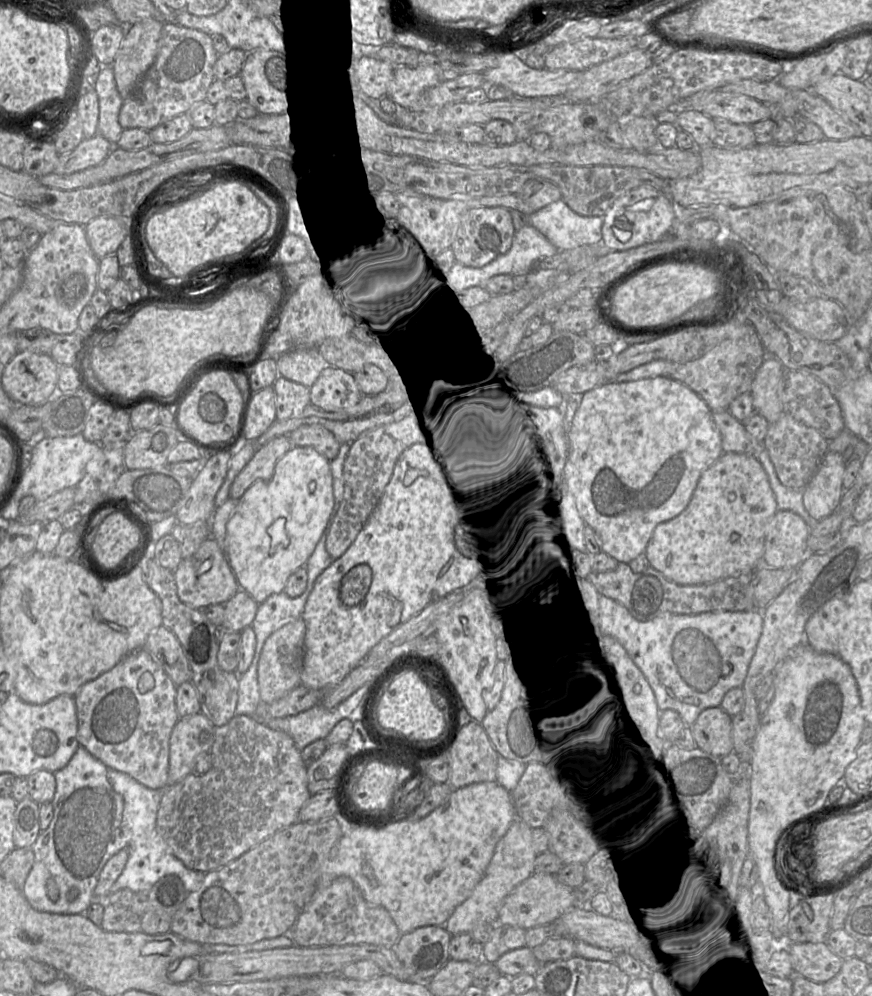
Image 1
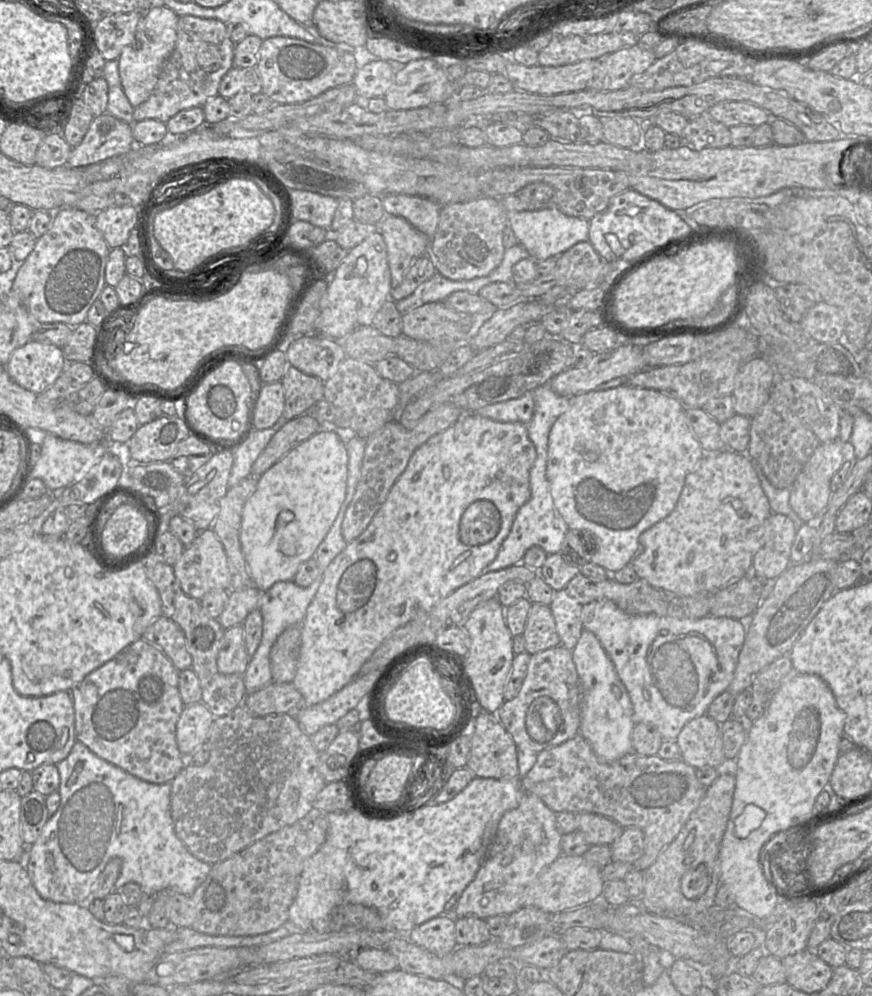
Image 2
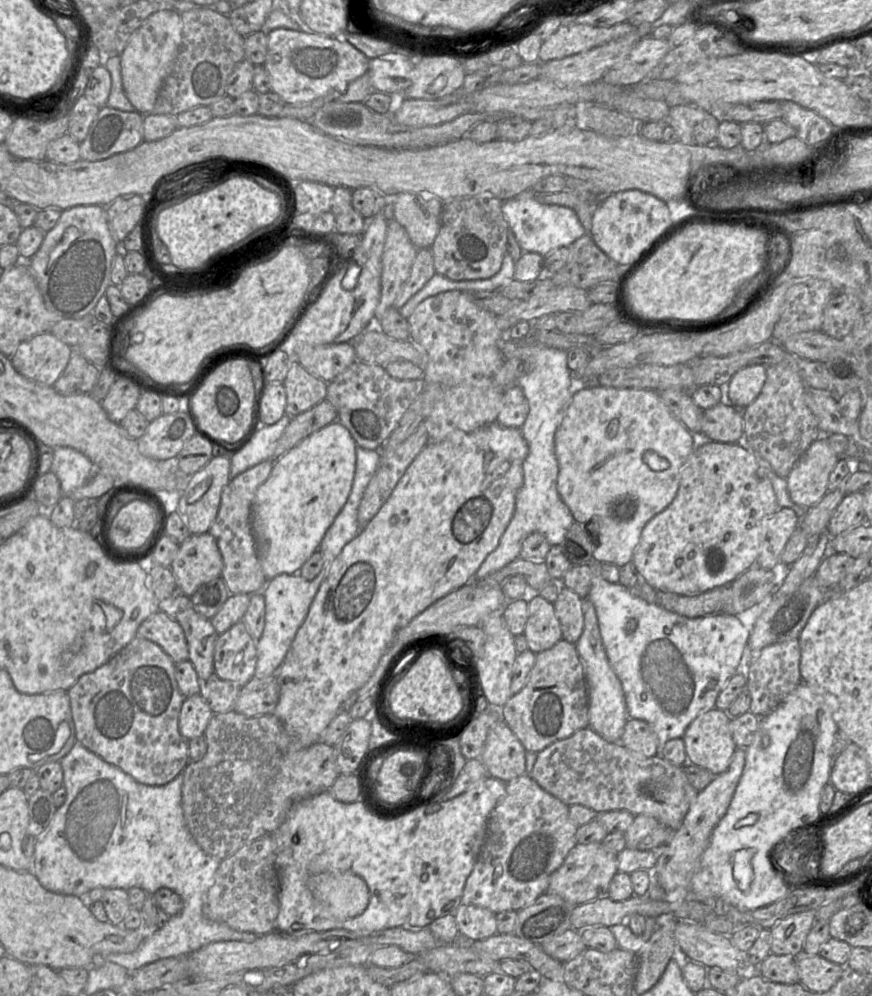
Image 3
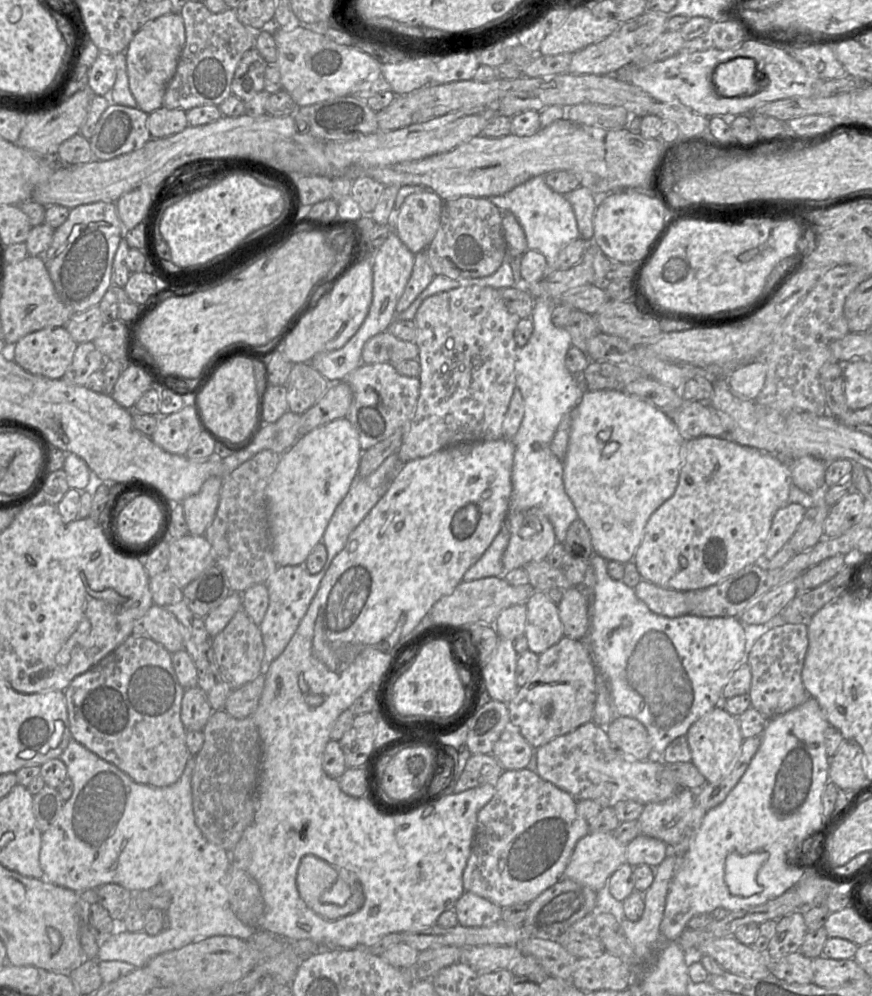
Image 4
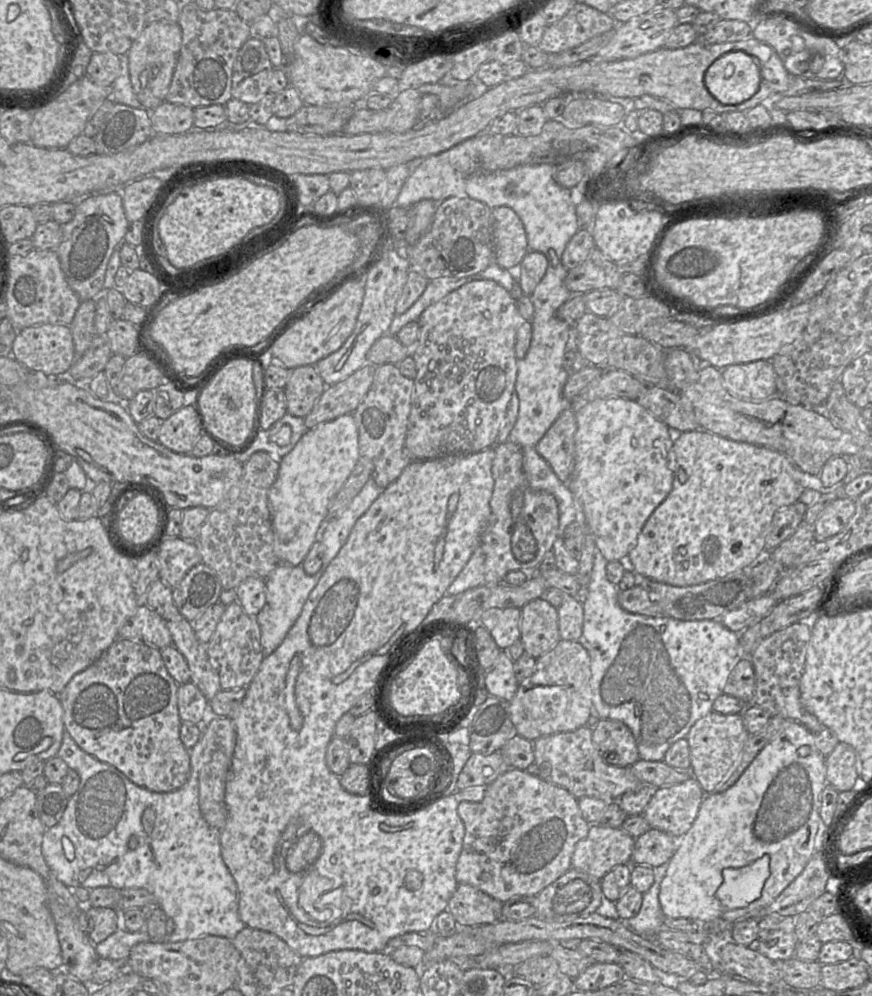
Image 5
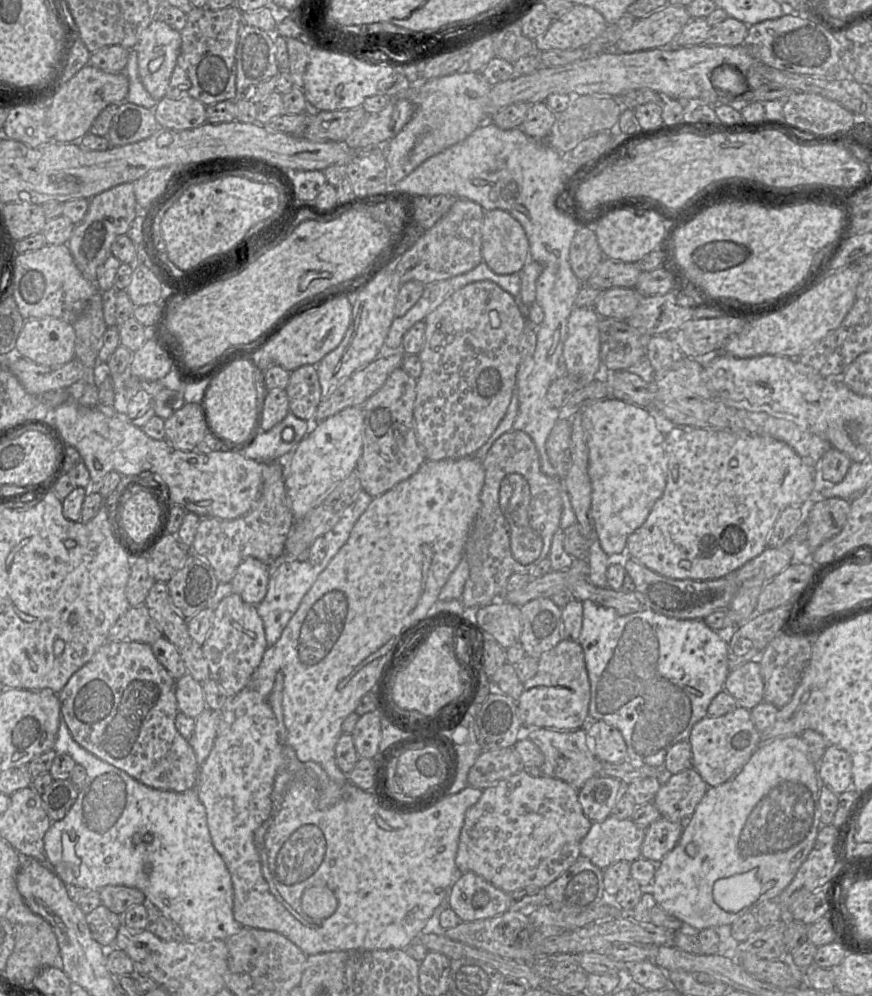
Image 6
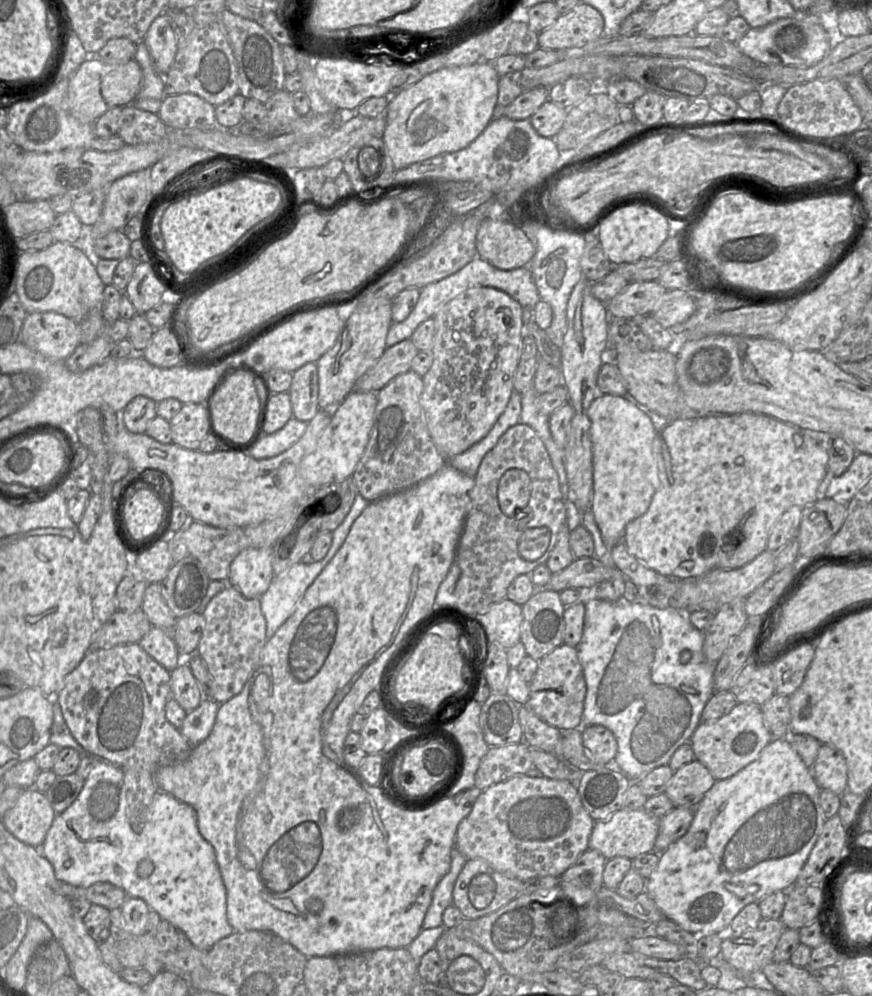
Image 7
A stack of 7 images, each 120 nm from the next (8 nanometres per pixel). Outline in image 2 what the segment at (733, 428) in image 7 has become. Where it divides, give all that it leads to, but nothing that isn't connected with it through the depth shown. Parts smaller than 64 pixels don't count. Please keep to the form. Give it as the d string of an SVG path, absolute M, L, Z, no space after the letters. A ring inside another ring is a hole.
M729 448L717 452L706 452L697 466L685 477L684 486L673 511L640 535L639 550L632 560L634 570L640 579L651 586L677 596L688 597L696 594L712 594L732 581L744 575L752 574L753 557L761 543L764 523L771 513L767 496L762 489L751 459L746 453L735 452Z

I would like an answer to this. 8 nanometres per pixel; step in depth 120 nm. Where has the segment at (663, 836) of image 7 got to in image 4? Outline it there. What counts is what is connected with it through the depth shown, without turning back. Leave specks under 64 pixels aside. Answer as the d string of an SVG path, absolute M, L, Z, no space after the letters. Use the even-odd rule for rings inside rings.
M639 835L626 846L626 863L635 867L646 864L656 868L669 854L669 846L663 841Z

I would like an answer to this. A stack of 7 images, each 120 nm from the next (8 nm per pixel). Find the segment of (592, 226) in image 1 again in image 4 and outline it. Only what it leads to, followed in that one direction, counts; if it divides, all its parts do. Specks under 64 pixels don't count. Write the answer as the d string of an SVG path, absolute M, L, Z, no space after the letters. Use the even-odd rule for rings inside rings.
M536 176L503 195L488 199L502 212L515 216L524 231L528 249L544 255L548 271L558 270L556 261L560 251L580 237L574 211L565 196L550 189L544 176Z

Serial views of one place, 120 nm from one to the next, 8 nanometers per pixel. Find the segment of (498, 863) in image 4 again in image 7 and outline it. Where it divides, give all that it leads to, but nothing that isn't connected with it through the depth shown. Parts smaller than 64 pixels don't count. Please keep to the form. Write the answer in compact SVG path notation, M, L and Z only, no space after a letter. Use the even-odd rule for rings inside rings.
M515 775L478 791L471 812L459 823L455 848L467 860L483 859L497 872L525 882L537 877L560 877L589 849L595 820L585 809L574 781Z

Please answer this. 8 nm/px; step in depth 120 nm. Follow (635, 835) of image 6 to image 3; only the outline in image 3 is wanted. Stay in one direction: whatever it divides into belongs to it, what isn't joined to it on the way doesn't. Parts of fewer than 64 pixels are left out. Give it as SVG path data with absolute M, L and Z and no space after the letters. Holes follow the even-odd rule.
M577 843L569 851L563 864L551 874L546 892L560 896L575 907L607 895L611 879L617 872L617 855L606 851L601 843Z

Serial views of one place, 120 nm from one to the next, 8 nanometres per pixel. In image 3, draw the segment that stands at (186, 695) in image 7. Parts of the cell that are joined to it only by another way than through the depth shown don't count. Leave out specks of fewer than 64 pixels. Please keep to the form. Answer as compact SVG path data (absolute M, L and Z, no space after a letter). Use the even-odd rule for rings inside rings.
M199 694L186 697L179 715L179 731L187 740L204 735L213 711Z

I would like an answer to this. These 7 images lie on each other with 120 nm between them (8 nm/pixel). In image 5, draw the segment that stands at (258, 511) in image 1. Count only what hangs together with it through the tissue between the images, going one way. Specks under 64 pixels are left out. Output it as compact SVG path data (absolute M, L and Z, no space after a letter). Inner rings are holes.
M353 414L321 423L300 438L291 452L280 461L277 478L268 491L274 530L274 552L281 563L301 566L328 519L328 507L360 459L358 429Z

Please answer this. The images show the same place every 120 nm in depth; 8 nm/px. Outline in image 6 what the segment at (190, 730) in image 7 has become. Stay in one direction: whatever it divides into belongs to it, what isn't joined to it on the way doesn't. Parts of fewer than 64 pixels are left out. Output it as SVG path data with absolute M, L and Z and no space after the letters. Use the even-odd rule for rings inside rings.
M205 708L205 710L195 718L194 731L187 742L196 755L199 767L211 751L216 736L217 725L218 713L209 708Z

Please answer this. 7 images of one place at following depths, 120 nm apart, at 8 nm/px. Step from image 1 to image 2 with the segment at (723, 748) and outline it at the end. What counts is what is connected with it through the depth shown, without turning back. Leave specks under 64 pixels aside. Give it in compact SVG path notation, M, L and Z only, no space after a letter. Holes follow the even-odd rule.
M707 714L687 722L676 742L681 751L681 759L694 768L719 768L726 759L720 724Z

